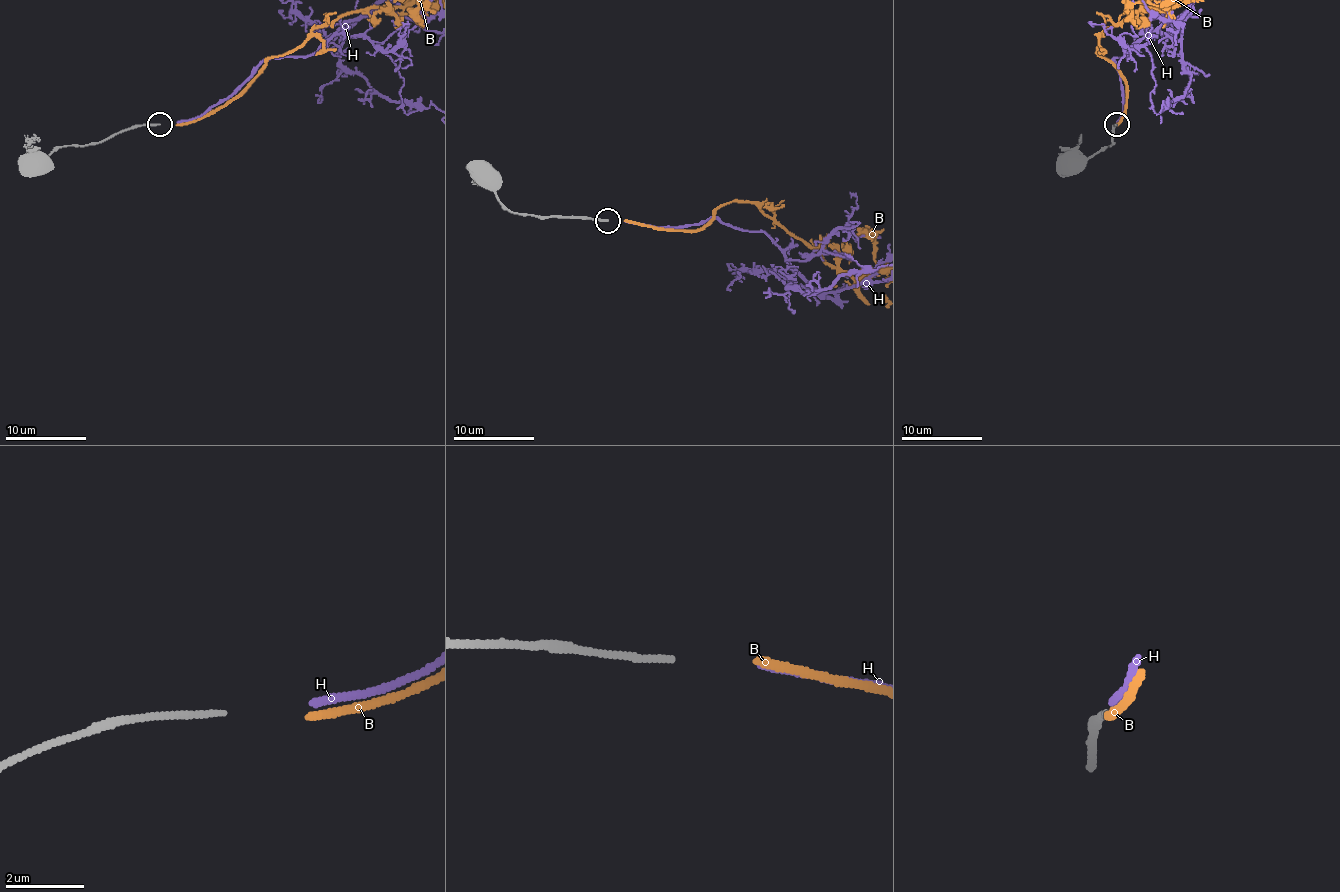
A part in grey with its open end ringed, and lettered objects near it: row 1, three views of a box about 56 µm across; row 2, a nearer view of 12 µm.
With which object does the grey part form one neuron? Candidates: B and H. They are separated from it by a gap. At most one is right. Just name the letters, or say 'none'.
H

